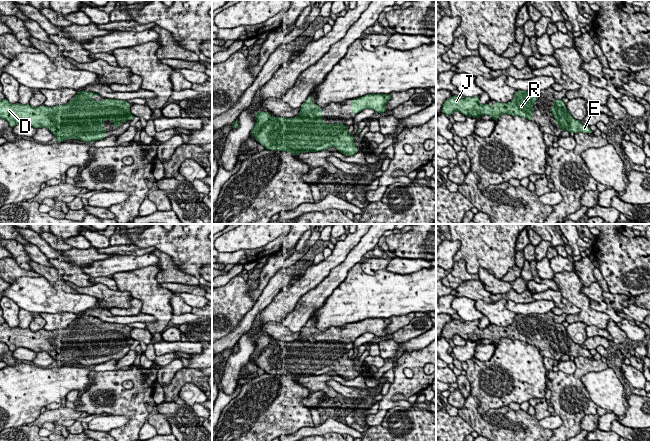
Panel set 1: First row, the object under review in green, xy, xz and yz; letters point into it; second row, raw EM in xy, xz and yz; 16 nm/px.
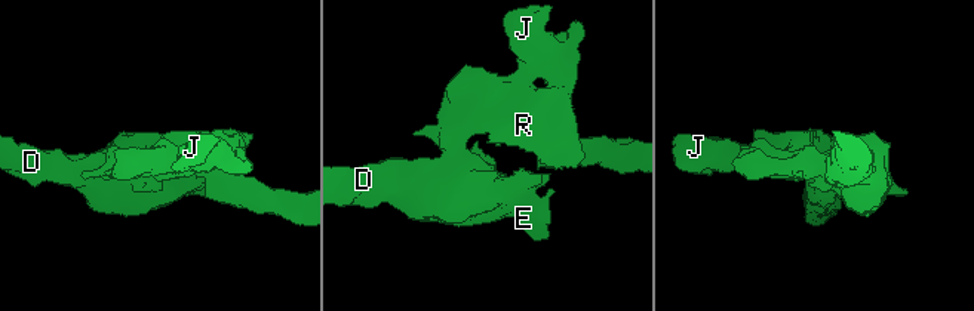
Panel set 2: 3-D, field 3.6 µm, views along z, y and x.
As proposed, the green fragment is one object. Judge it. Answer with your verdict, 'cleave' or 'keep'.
keep

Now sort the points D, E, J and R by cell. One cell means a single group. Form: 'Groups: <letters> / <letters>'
Groups: D E J R

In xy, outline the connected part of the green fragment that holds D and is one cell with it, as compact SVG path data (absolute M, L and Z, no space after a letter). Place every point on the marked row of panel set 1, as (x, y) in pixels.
M90 91L78 92L65 105L47 107L44 105L33 108L30 104L11 104L6 98L0 101L0 118L6 120L10 128L19 123L27 124L33 128L45 127L49 129L58 142L66 139L78 139L82 142L93 143L106 138L106 128L102 127L105 120L114 123L114 129L126 120L132 120L135 116L130 113L130 103L119 99L102 99L96 102L91 97L99 94Z

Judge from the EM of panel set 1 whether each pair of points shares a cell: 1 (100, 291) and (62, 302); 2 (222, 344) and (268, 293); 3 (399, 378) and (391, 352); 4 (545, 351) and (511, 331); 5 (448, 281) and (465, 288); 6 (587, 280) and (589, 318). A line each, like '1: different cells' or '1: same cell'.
1: different cells
2: same cell
3: different cells
4: same cell
5: different cells
6: different cells

